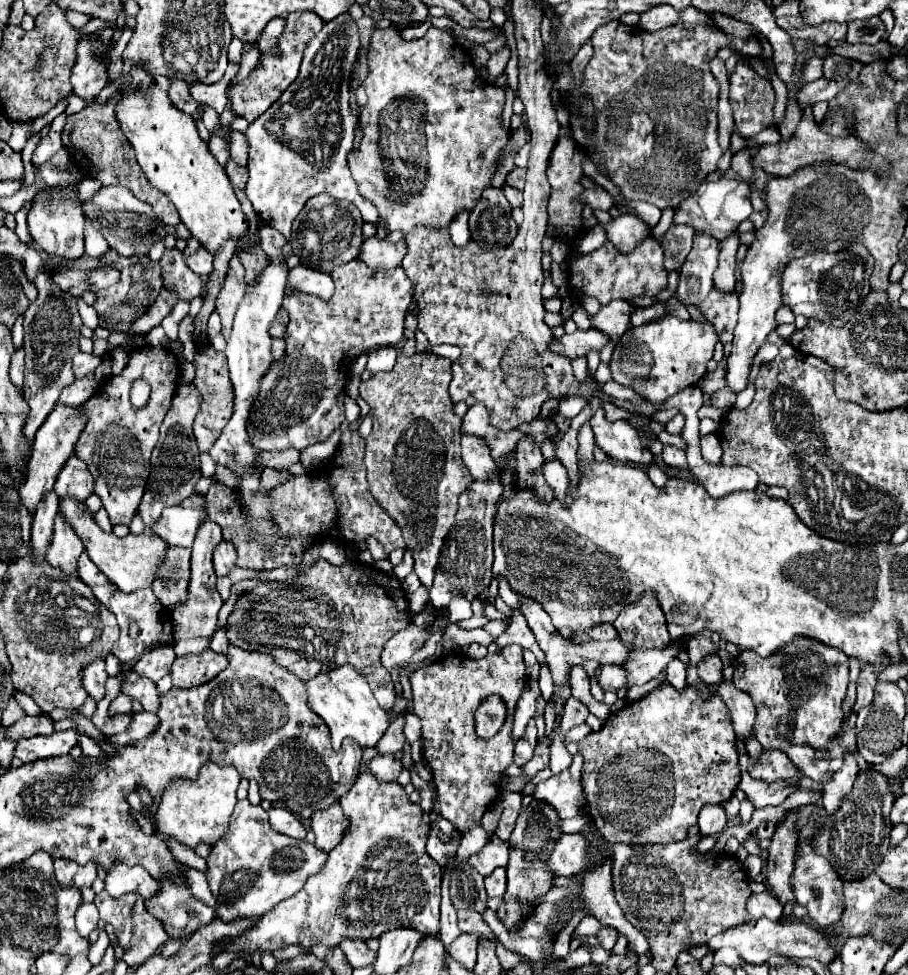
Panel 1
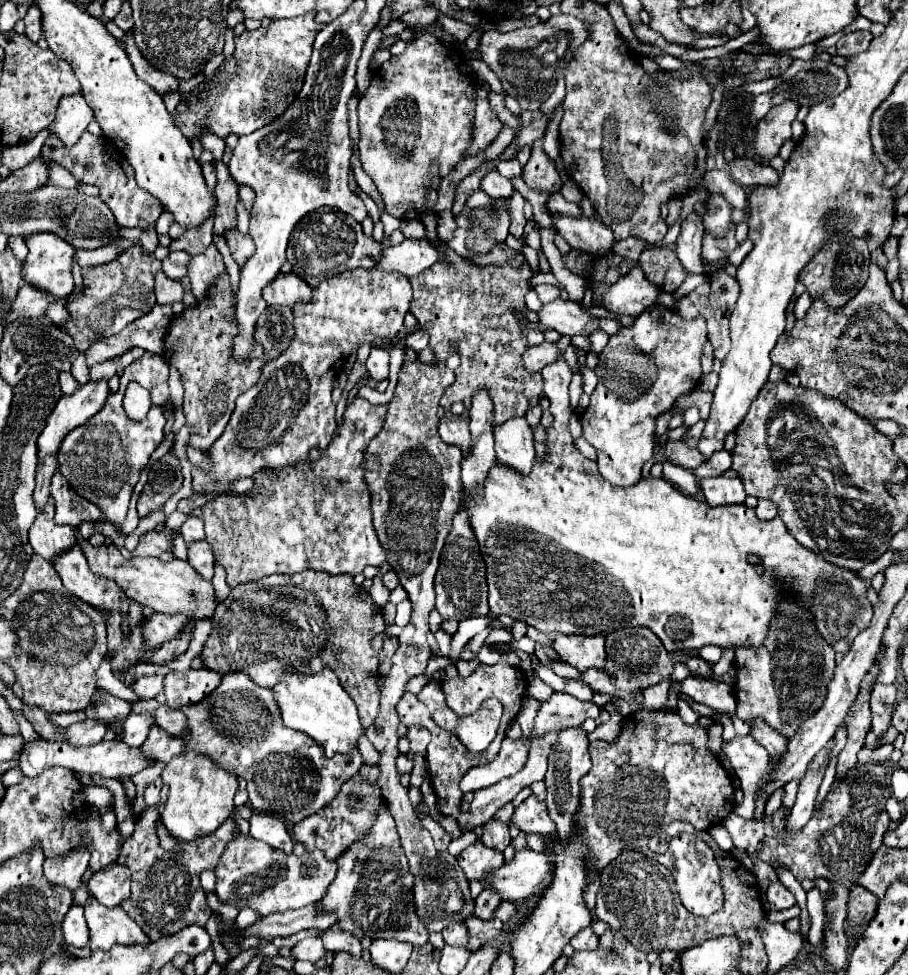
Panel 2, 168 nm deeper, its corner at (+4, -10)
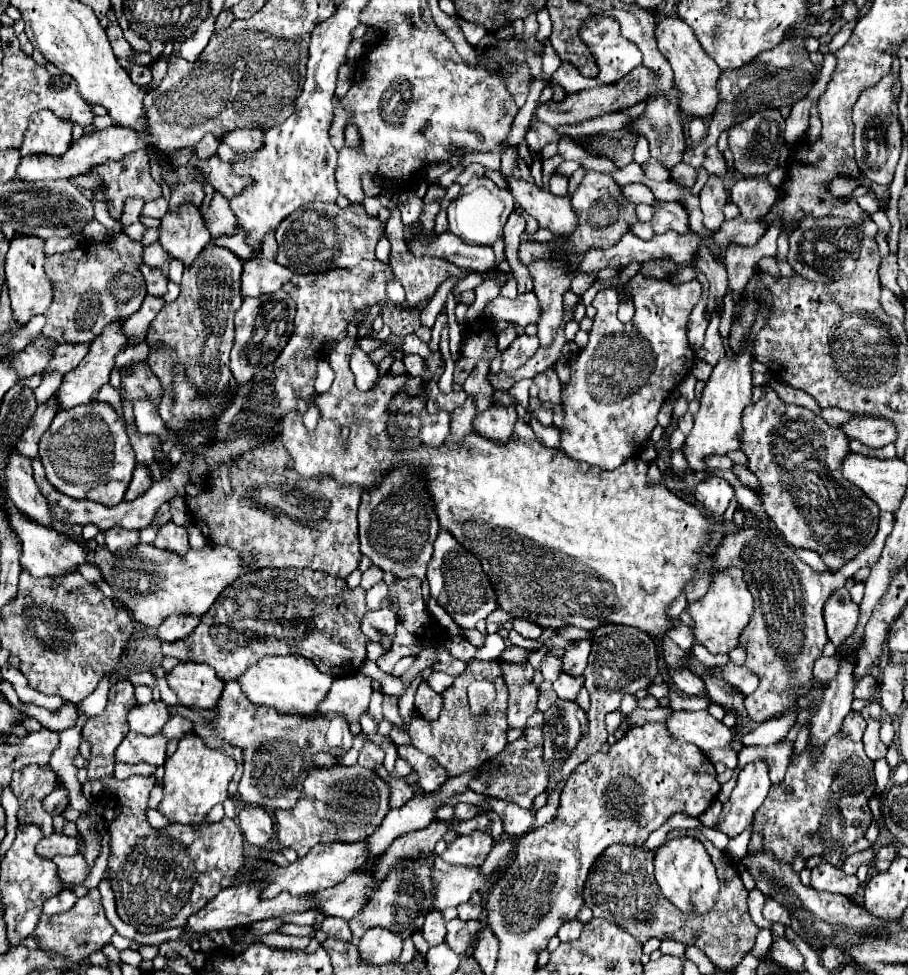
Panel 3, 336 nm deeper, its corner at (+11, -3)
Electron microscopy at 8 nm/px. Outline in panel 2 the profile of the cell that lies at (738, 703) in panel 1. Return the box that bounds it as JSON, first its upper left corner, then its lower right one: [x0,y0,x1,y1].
[681,676,737,712]

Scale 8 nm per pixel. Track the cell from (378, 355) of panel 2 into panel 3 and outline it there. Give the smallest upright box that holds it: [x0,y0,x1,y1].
[350,347,378,391]

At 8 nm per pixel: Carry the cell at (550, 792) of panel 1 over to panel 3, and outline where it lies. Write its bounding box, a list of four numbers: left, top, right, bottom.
[482,799,534,839]

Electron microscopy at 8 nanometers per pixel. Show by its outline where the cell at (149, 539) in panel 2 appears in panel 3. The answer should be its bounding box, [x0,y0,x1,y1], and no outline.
[104,527,140,551]

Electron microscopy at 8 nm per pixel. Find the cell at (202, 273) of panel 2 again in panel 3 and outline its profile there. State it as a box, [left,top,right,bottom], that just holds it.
[160,205,210,267]

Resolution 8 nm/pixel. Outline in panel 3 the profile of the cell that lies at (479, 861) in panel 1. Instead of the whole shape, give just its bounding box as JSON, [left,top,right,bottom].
[440,831,492,865]

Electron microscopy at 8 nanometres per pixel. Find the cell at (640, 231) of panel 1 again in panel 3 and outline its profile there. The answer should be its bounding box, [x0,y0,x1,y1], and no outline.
[506,177,578,237]

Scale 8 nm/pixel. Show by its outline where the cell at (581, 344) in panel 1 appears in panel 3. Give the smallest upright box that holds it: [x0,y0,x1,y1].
[502,335,538,371]

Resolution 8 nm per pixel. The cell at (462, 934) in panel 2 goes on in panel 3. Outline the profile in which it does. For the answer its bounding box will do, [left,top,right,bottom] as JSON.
[422,911,446,947]

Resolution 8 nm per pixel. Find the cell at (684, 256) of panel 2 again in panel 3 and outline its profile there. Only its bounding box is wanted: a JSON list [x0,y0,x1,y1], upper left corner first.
[652,203,690,233]

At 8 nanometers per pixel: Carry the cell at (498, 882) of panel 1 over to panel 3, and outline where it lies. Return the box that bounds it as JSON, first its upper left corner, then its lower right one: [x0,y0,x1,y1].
[458,895,484,921]

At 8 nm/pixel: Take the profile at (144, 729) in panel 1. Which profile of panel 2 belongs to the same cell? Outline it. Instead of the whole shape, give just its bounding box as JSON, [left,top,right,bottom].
[141,724,185,762]

